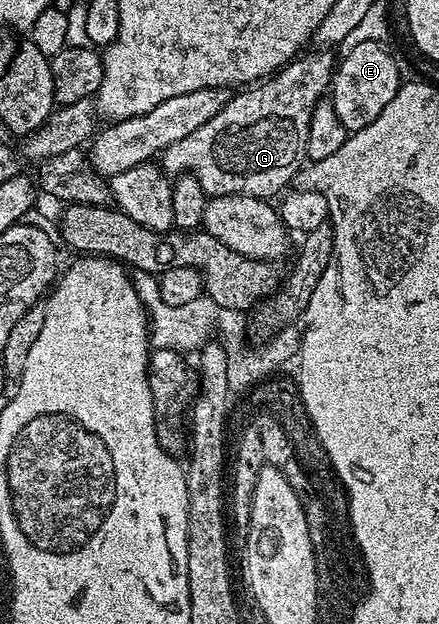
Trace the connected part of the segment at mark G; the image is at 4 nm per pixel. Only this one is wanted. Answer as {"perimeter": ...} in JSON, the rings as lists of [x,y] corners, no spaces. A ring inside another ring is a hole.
{"perimeter":[[[307,52],[289,65],[282,66],[277,73],[265,78],[261,83],[235,92],[230,102],[219,113],[212,115],[212,119],[208,119],[208,123],[204,123],[200,131],[192,131],[188,139],[172,143],[172,147],[160,154],[162,168],[170,175],[190,173],[200,183],[200,187],[204,187],[207,198],[243,193],[270,199],[273,198],[273,193],[281,194],[291,184],[290,177],[292,181],[303,164],[312,111],[319,101],[327,96],[336,72],[336,57],[330,54],[333,52],[314,52],[318,53]]]}

